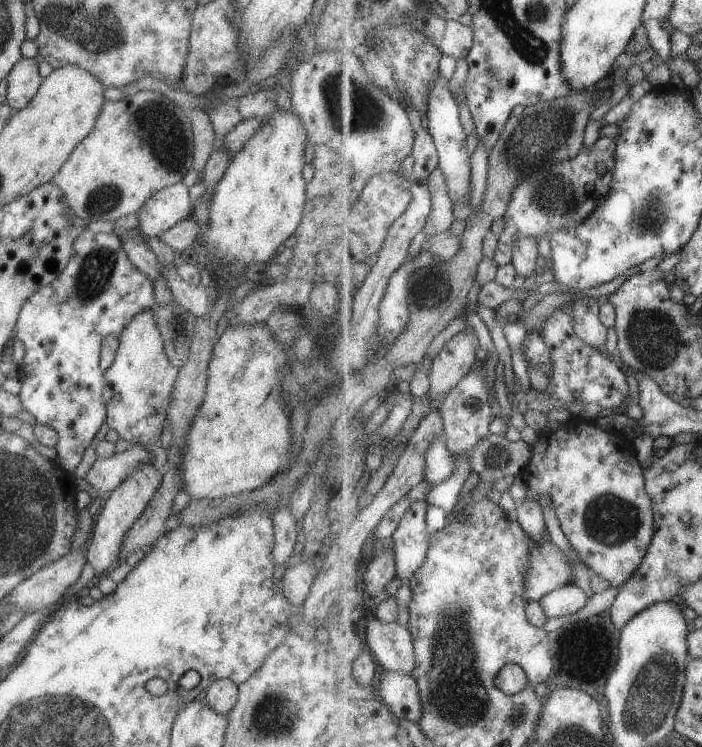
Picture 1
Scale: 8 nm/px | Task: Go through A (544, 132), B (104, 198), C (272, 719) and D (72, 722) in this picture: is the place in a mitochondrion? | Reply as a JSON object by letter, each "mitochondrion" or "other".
{"A":"mitochondrion","B":"mitochondrion","C":"mitochondrion","D":"mitochondrion"}

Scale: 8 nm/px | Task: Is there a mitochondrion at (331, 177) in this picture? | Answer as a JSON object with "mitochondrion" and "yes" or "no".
{"mitochondrion":"no"}

